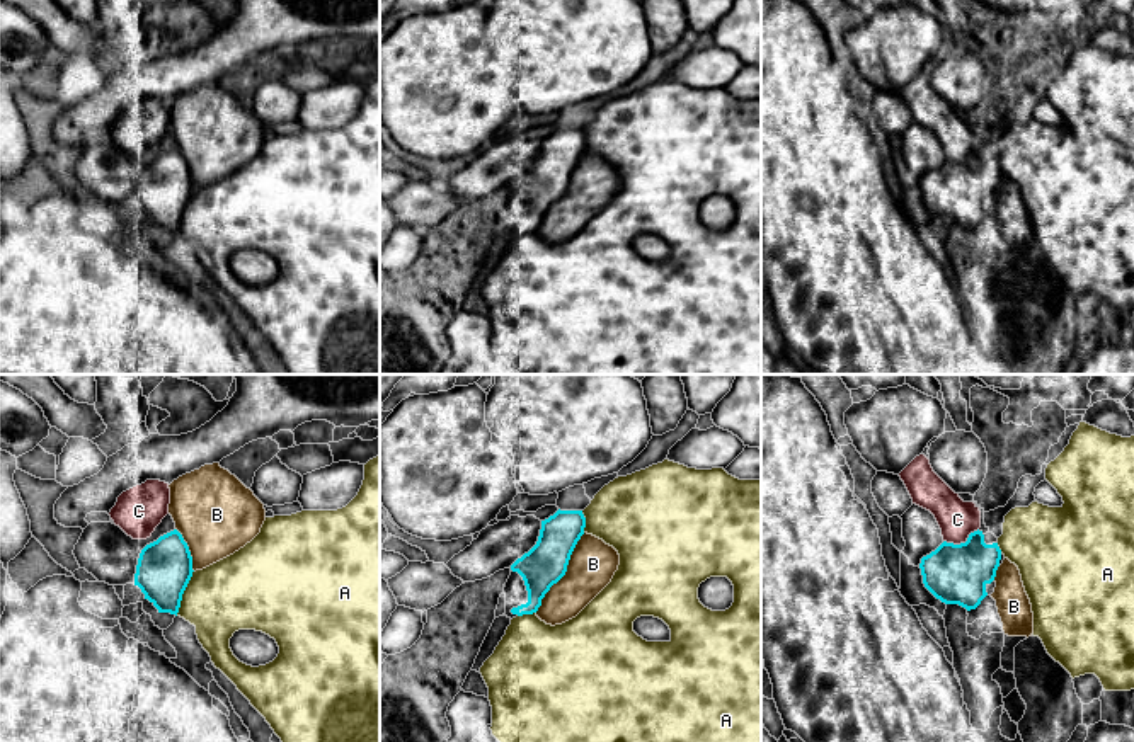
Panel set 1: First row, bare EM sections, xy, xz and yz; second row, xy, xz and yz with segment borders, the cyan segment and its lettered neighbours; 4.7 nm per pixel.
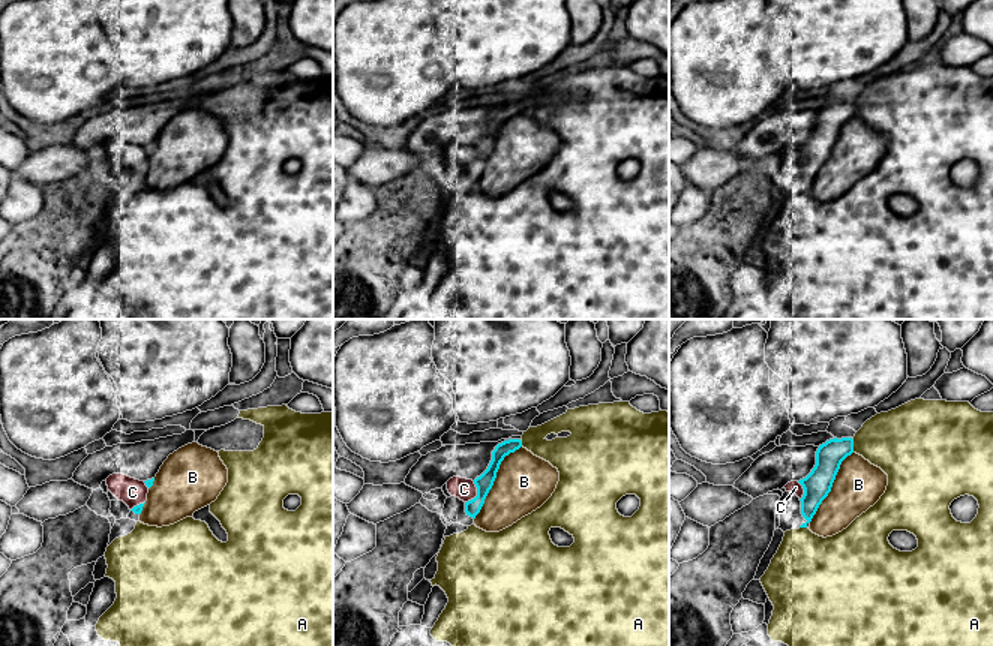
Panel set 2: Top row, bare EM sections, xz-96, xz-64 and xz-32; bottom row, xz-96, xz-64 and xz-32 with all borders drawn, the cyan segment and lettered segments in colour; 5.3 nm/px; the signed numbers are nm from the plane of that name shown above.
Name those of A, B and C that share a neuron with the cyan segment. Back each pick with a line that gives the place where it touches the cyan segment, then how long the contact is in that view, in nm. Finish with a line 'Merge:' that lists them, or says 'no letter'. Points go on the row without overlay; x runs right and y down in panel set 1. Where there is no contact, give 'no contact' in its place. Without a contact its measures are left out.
C: yz (961, 162) | 180 nm
Merge: C

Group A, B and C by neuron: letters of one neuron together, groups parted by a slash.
A / B / C

